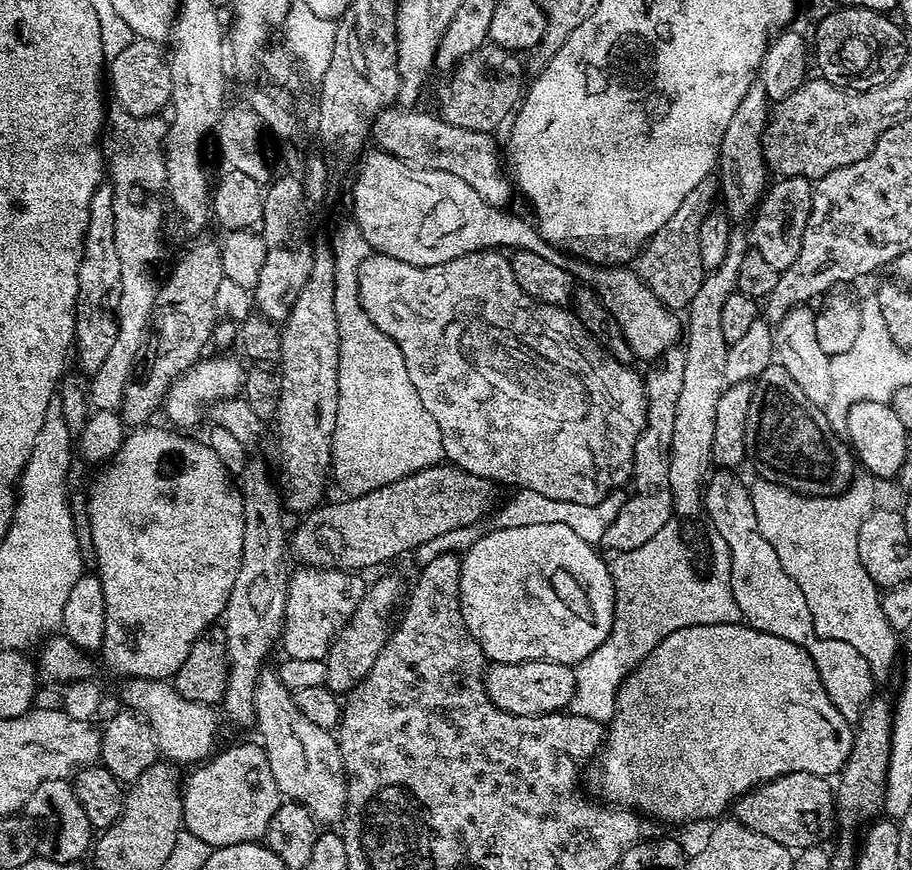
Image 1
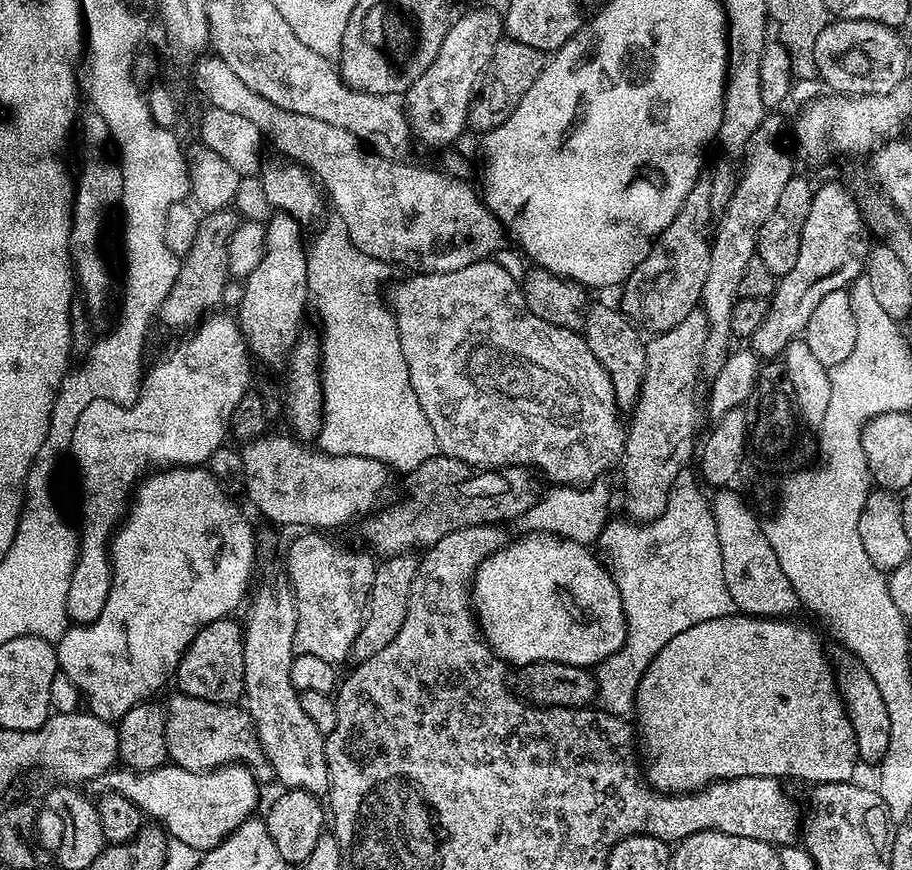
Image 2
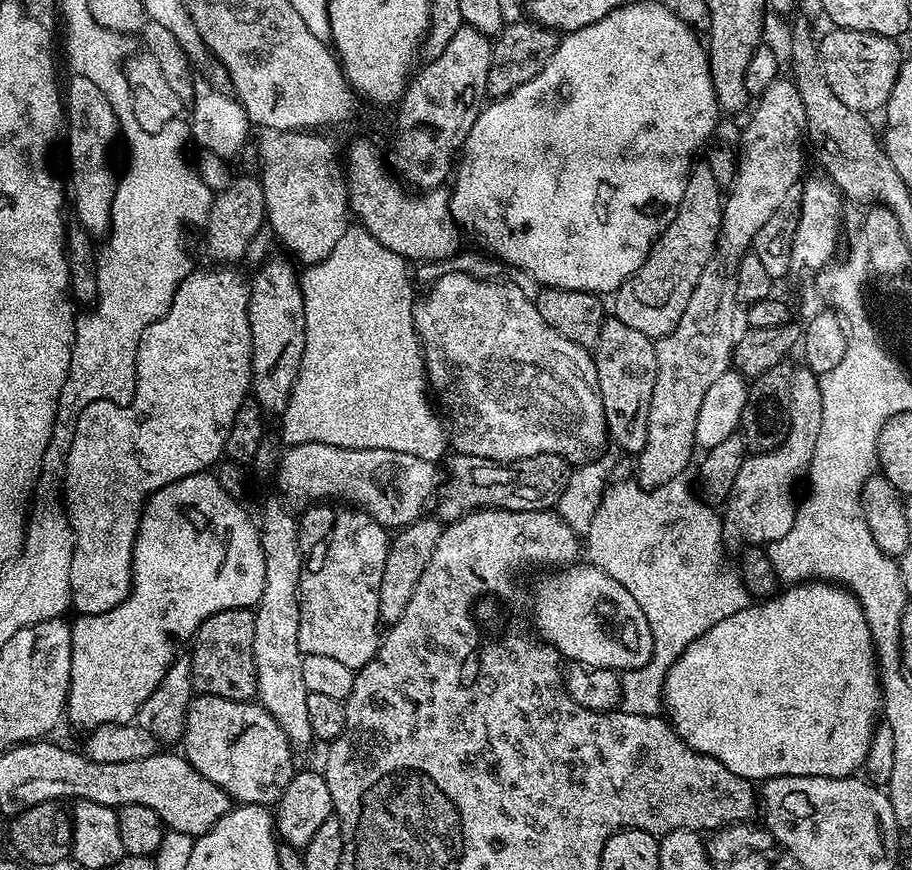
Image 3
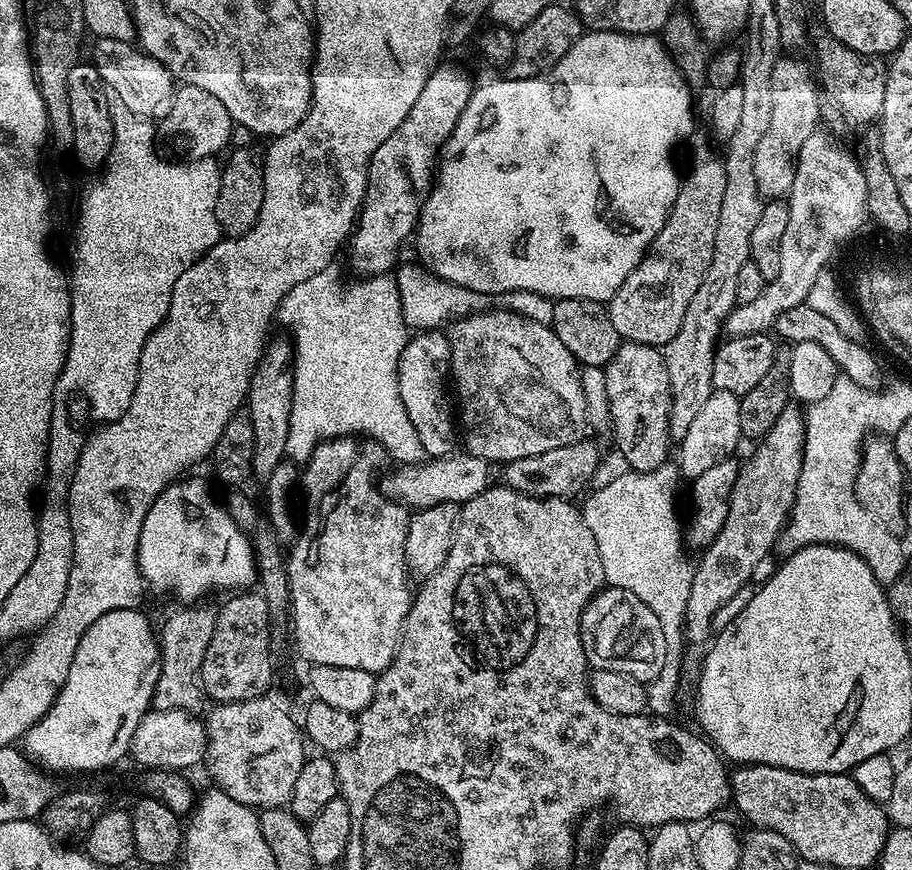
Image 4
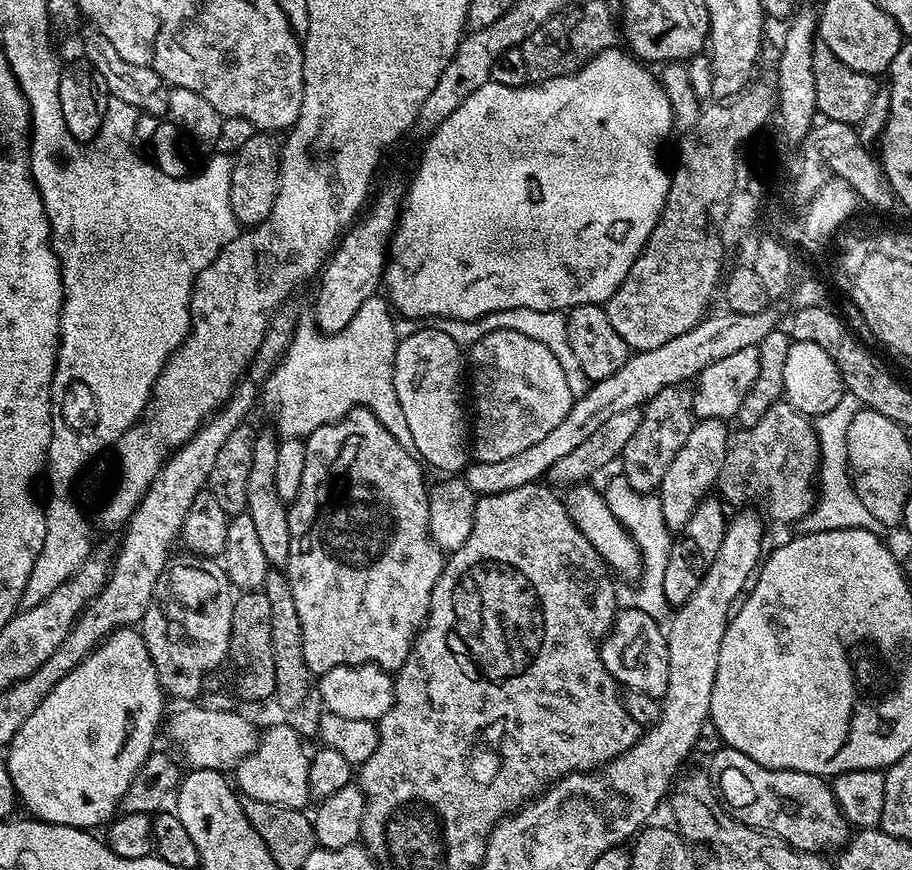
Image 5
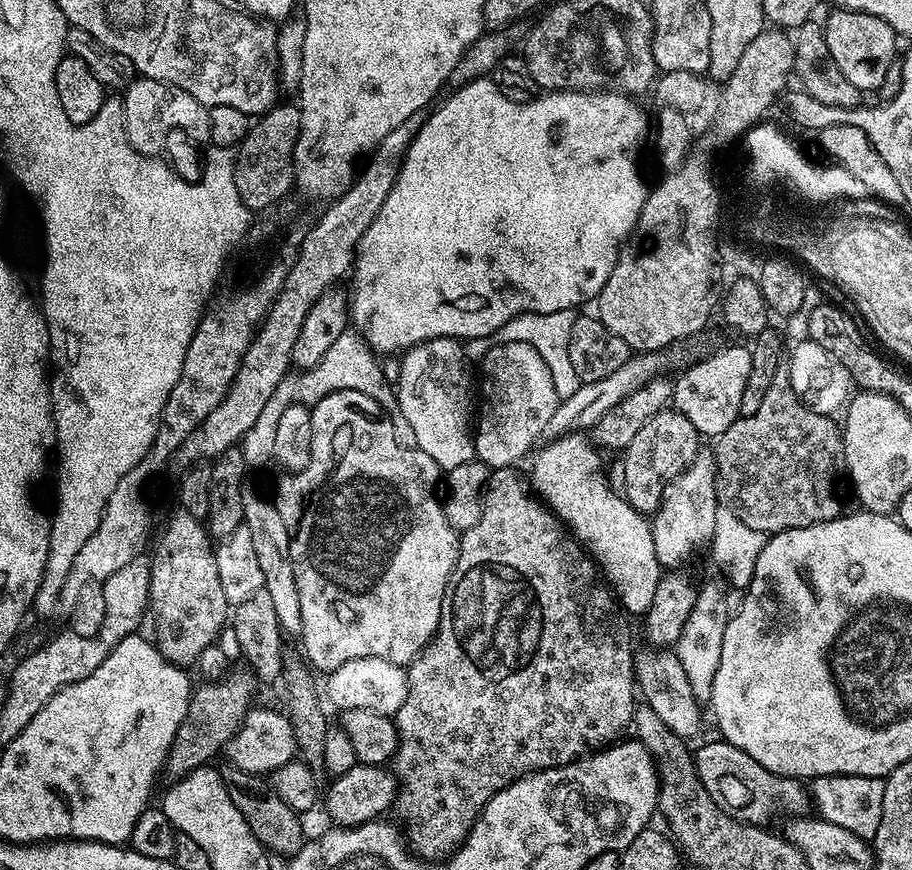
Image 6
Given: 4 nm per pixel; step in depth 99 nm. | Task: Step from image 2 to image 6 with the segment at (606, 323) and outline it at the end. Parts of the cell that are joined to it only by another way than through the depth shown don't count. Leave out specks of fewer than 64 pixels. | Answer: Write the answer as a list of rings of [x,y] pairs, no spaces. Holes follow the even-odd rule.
[[[675,410],[660,412],[651,424],[642,426],[634,442],[623,449],[624,488],[622,495],[634,510],[643,514],[655,514],[660,509],[666,486],[686,471],[702,451],[702,437],[690,426],[690,418]]]

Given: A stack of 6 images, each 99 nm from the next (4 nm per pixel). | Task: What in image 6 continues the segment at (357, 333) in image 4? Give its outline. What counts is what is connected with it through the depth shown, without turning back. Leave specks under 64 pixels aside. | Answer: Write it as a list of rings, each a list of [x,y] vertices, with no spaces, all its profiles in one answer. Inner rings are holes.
[[[345,334],[338,338],[338,342],[334,342],[334,346],[330,346],[330,350],[326,350],[326,354],[322,354],[322,362],[296,374],[300,376],[289,374],[284,377],[282,382],[278,382],[278,390],[274,390],[274,394],[270,394],[270,402],[266,402],[261,416],[254,422],[254,426],[250,426],[250,430],[246,430],[243,440],[238,445],[242,450],[242,458],[248,463],[249,469],[260,468],[267,460],[273,459],[274,434],[277,432],[278,422],[282,419],[282,414],[285,413],[288,406],[291,404],[311,406],[338,390],[358,390],[362,394],[370,394],[370,398],[374,398],[385,412],[391,414],[394,434],[399,438],[400,445],[403,448],[415,448],[414,430],[410,430],[406,418],[397,410],[396,393],[390,387],[389,381],[388,384],[384,381],[384,372],[376,360],[379,360],[377,353],[373,352],[359,335]]]

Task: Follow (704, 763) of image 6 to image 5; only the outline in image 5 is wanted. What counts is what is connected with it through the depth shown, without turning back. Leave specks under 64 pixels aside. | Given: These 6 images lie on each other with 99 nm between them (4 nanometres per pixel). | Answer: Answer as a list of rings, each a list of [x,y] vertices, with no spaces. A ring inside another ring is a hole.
[[[727,746],[721,749],[712,756],[711,771],[721,801],[738,823],[770,832],[802,852],[824,854],[827,848],[839,850],[848,843],[850,823],[825,777],[789,768],[767,768],[738,750]]]

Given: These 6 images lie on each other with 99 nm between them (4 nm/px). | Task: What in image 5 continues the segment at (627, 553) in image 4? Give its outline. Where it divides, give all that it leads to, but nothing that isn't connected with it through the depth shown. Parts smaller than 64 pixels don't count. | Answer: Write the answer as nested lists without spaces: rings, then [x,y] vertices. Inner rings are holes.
[[[623,478],[610,481],[608,489],[604,488],[602,493],[610,510],[616,515],[621,526],[632,536],[633,542],[640,548],[643,556],[643,573],[638,580],[640,589],[636,592],[636,600],[633,601],[632,606],[650,614],[657,623],[665,623],[670,616],[670,605],[664,593],[664,575],[674,537],[662,516],[659,499],[655,495],[639,492]]]

